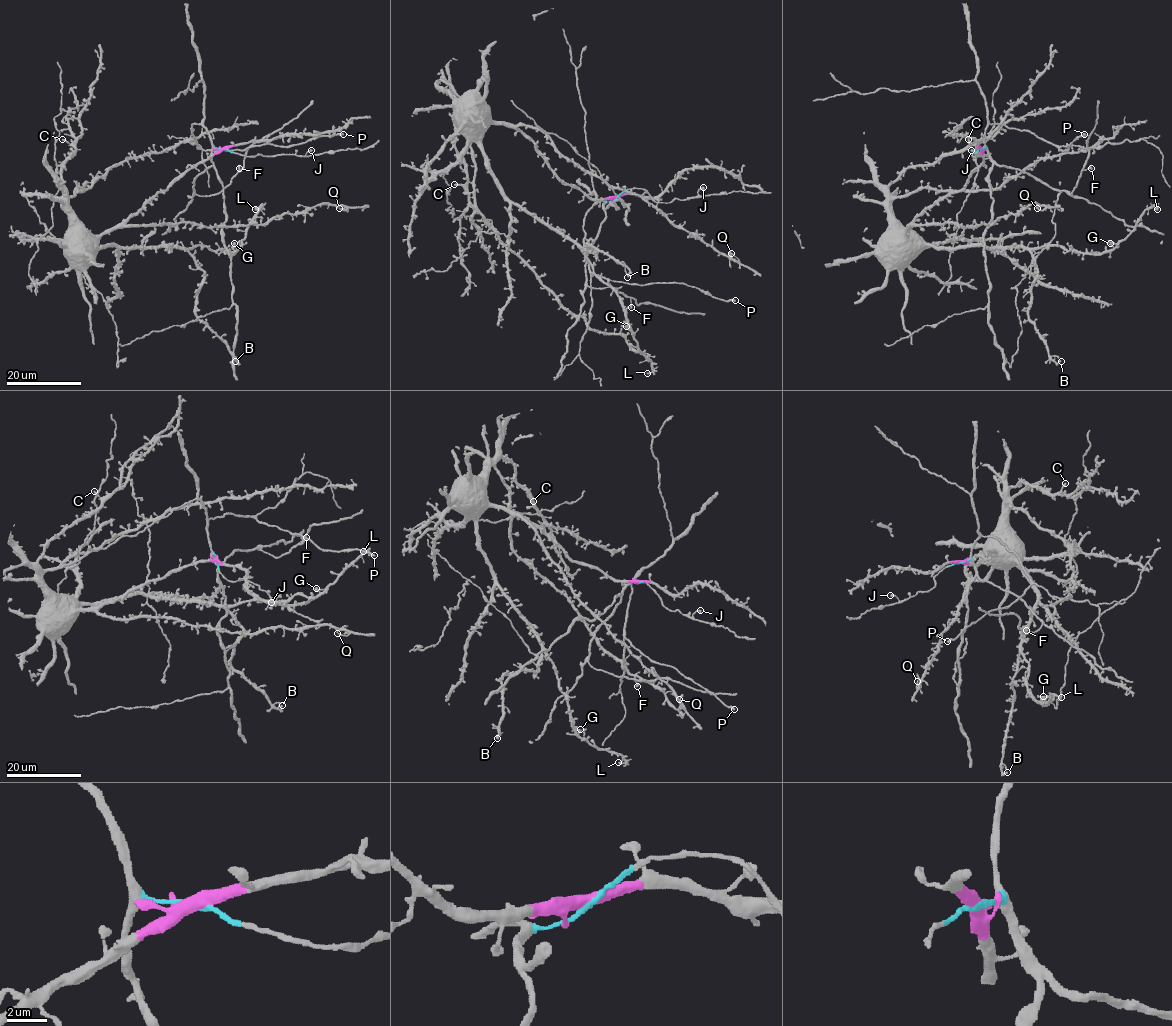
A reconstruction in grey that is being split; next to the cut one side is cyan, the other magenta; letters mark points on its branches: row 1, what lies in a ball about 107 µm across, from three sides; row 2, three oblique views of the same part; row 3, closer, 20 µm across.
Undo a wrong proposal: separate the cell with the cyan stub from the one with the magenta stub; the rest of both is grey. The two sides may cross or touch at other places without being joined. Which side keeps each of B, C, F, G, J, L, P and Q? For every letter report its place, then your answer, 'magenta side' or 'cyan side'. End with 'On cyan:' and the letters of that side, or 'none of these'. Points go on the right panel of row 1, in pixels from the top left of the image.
B: place (1061, 361); magenta side
C: place (968, 139); magenta side
F: place (1091, 168); cyan side
G: place (1110, 243); magenta side
J: place (971, 150); cyan side
L: place (1157, 209); magenta side
P: place (1084, 134); cyan side
Q: place (1037, 208); magenta side
On cyan: F, J, P

